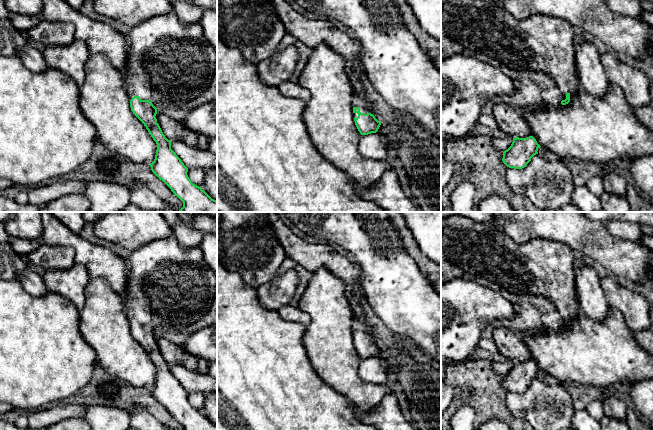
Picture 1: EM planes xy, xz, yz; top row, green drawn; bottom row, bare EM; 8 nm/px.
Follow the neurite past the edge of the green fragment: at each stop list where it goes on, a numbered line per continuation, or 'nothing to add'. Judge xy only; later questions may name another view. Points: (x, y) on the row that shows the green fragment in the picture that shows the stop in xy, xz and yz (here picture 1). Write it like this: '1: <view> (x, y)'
1: xy (169, 62)

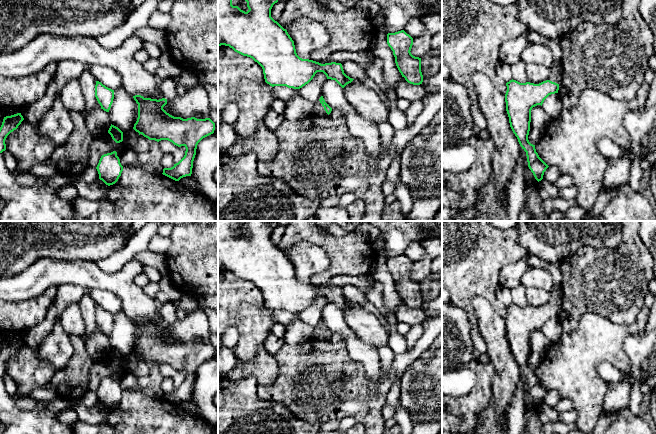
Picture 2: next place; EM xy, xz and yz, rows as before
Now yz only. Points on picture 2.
1: yz (556, 75)

